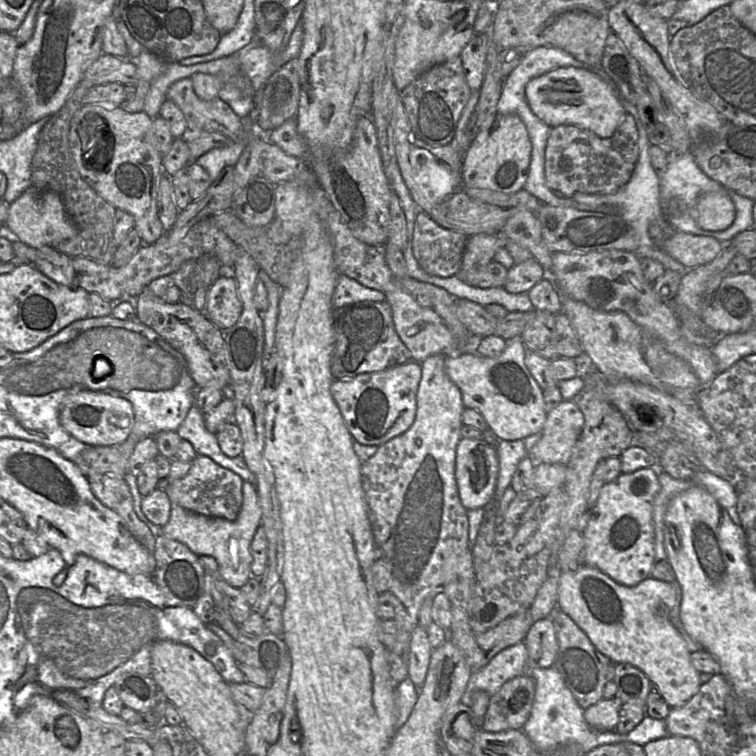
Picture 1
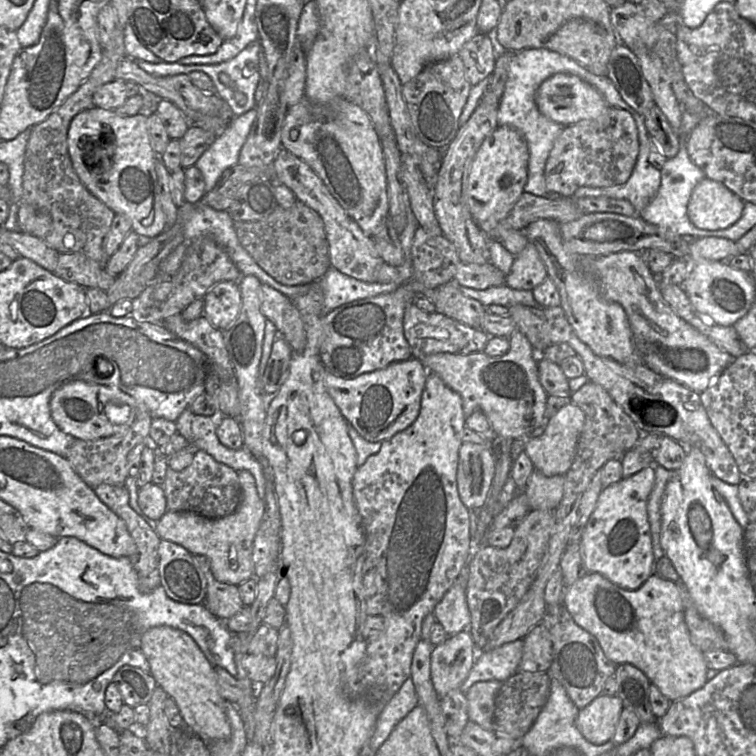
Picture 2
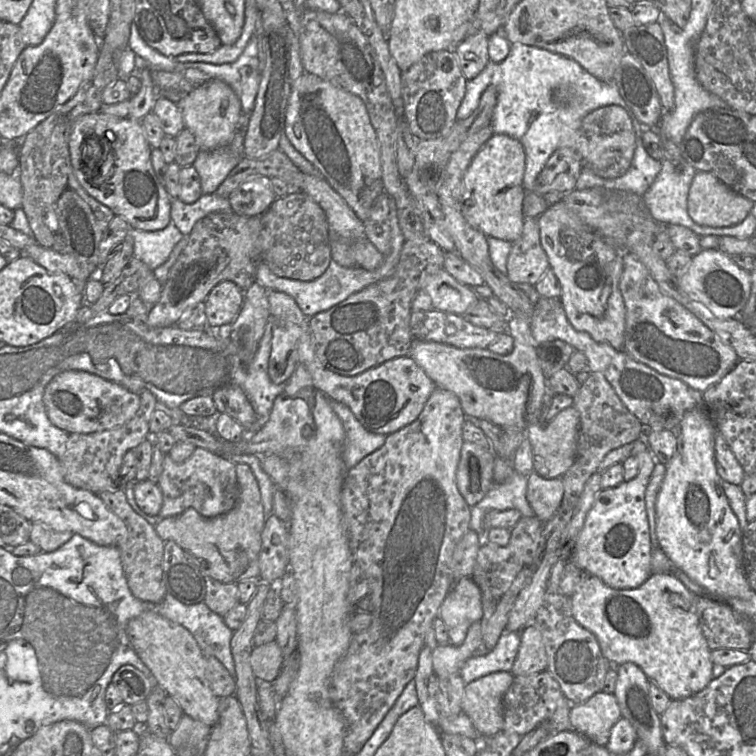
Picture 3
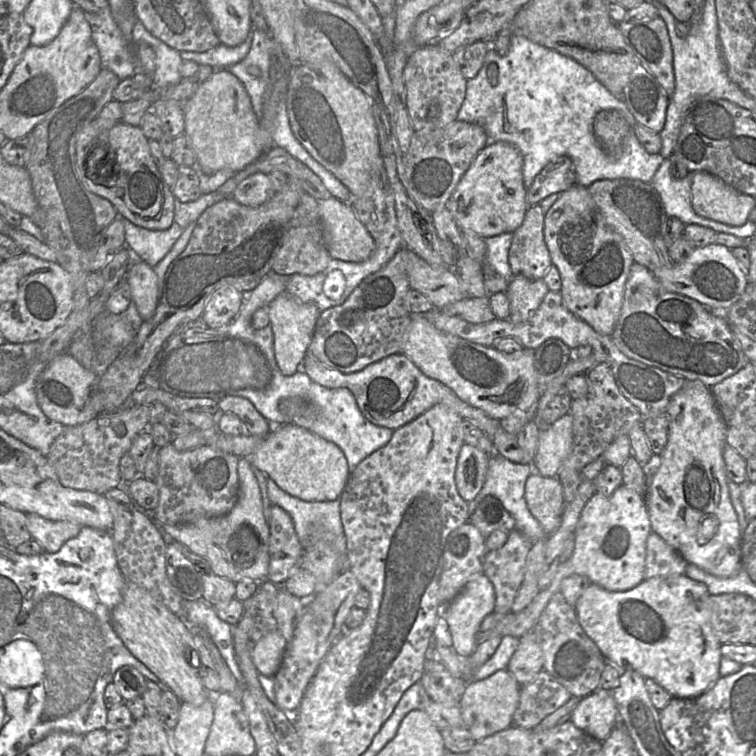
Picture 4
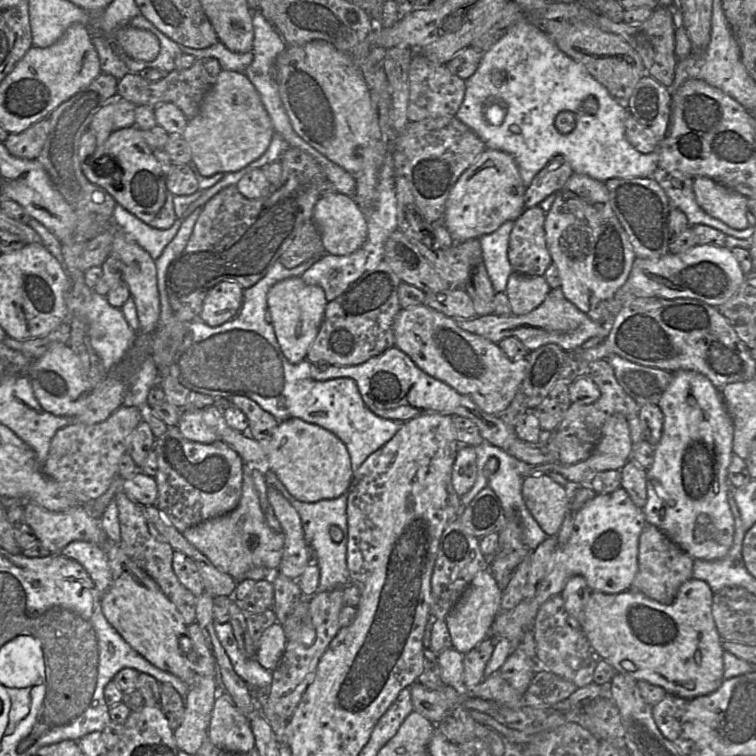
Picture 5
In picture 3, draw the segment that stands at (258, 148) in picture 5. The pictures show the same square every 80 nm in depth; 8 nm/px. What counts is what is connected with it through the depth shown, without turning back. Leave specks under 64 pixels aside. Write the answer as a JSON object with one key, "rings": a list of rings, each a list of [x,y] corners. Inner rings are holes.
{"rings":[[[218,78],[194,85],[177,105],[182,113],[185,129],[194,135],[201,150],[211,150],[230,143],[244,115],[240,98],[227,83]]]}

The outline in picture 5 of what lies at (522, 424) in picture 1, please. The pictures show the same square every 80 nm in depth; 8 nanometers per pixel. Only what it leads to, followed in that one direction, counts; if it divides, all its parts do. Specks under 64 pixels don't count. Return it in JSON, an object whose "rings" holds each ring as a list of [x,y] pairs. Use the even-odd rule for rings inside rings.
{"rings":[[[512,272],[505,290],[511,314],[515,316],[528,314],[545,300],[550,290],[543,276],[527,276]],[[420,304],[411,308],[405,308],[400,311],[394,322],[394,337],[395,347],[400,349],[406,355],[408,355],[422,371],[424,371],[431,377],[434,377],[446,383],[454,390],[456,390],[459,394],[470,397],[483,411],[488,414],[498,415],[502,411],[504,411],[509,406],[516,393],[519,391],[523,379],[525,377],[525,372],[527,368],[527,358],[511,359],[507,357],[498,346],[498,343],[491,342],[490,340],[482,336],[461,329],[457,325],[455,319],[445,316],[444,314],[437,312],[436,310],[428,307],[425,304]]]}

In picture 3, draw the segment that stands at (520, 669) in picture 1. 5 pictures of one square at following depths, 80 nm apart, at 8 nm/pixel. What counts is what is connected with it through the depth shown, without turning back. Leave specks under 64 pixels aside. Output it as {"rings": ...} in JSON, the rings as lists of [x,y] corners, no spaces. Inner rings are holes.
{"rings":[[[504,630],[488,653],[474,654],[465,661],[459,674],[465,684],[498,671],[510,672],[520,646],[520,633]]]}

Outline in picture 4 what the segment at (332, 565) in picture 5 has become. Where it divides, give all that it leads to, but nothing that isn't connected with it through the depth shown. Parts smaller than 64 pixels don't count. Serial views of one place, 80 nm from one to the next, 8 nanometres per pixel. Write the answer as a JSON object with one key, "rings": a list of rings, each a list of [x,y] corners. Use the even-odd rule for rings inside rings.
{"rings":[[[271,478],[267,480],[268,496],[272,505],[284,509],[292,518],[295,531],[305,548],[313,529],[318,529],[339,556],[339,572],[347,568],[347,542],[340,514],[340,501],[305,502],[282,490]]]}

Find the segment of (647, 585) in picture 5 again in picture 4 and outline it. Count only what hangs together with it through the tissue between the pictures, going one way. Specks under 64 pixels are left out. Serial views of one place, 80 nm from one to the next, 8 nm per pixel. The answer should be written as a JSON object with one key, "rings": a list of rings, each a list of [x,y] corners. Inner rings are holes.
{"rings":[[[651,531],[646,540],[644,578],[684,575],[688,563],[658,534]]]}

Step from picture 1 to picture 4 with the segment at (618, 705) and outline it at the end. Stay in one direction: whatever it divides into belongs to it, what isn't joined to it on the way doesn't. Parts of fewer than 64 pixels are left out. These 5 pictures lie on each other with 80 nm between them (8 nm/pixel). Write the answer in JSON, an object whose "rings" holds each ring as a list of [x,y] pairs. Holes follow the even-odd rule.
{"rings":[[[599,687],[582,698],[572,712],[570,721],[580,730],[603,742],[620,721],[612,691]]]}

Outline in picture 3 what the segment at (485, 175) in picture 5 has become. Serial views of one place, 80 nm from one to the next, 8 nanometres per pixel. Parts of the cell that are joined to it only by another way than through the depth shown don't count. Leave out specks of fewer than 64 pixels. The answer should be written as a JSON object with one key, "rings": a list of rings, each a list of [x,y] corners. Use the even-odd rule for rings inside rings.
{"rings":[[[493,134],[471,161],[462,184],[461,210],[466,221],[487,237],[510,243],[522,234],[524,225],[523,178],[526,155],[523,145],[506,134]]]}

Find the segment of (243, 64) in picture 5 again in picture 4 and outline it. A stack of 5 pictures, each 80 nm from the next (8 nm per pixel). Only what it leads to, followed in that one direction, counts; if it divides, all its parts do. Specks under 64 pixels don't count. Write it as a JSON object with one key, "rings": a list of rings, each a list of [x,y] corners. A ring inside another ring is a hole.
{"rings":[[[253,30],[250,31],[247,39],[238,46],[229,47],[219,44],[206,52],[181,51],[182,60],[192,60],[199,65],[210,65],[215,69],[226,69],[242,61],[251,48]]]}

